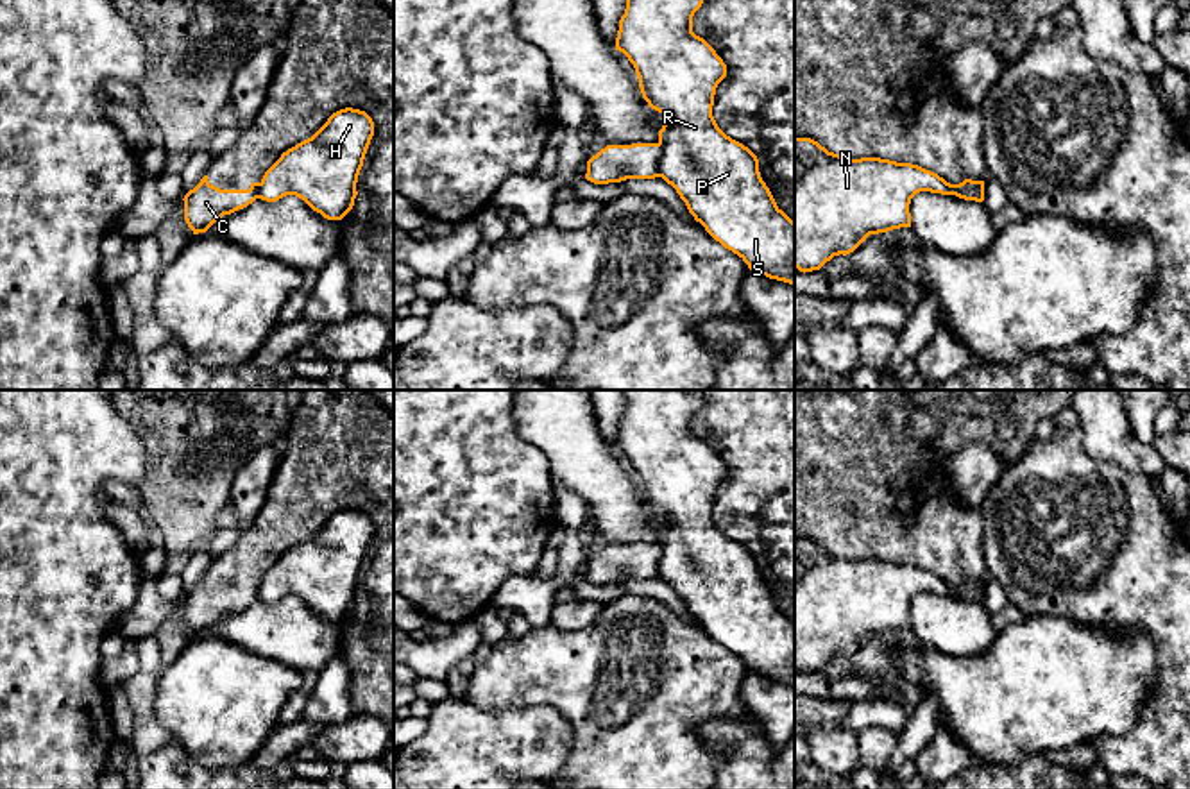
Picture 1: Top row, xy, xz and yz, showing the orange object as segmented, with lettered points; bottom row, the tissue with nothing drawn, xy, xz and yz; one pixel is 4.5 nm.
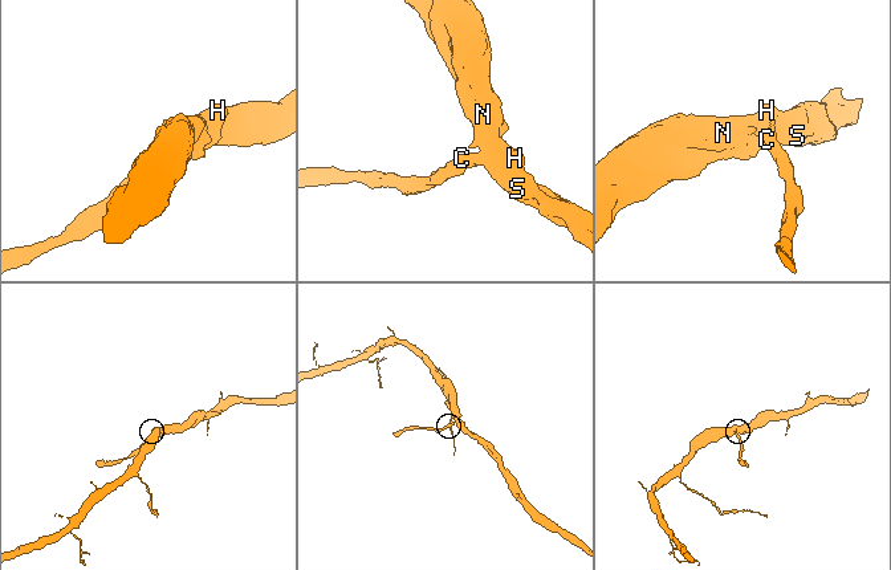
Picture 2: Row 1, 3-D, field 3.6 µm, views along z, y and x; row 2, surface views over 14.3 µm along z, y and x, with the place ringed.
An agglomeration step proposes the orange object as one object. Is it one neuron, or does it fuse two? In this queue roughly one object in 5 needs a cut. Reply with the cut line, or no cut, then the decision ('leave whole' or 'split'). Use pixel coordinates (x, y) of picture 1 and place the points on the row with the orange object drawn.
cut xz (659, 142), (657, 176); split

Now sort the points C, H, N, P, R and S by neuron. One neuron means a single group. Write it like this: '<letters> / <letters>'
C / H N P R S

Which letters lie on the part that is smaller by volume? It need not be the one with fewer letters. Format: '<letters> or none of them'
C

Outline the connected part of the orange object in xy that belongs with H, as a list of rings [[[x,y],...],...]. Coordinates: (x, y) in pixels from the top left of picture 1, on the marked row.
[[[360,109],[333,113],[308,140],[281,154],[265,172],[258,199],[302,199],[327,220],[342,220],[354,206],[356,182],[370,140],[372,118]]]

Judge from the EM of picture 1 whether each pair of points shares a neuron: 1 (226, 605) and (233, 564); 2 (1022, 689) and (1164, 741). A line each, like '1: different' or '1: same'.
1: same
2: different

